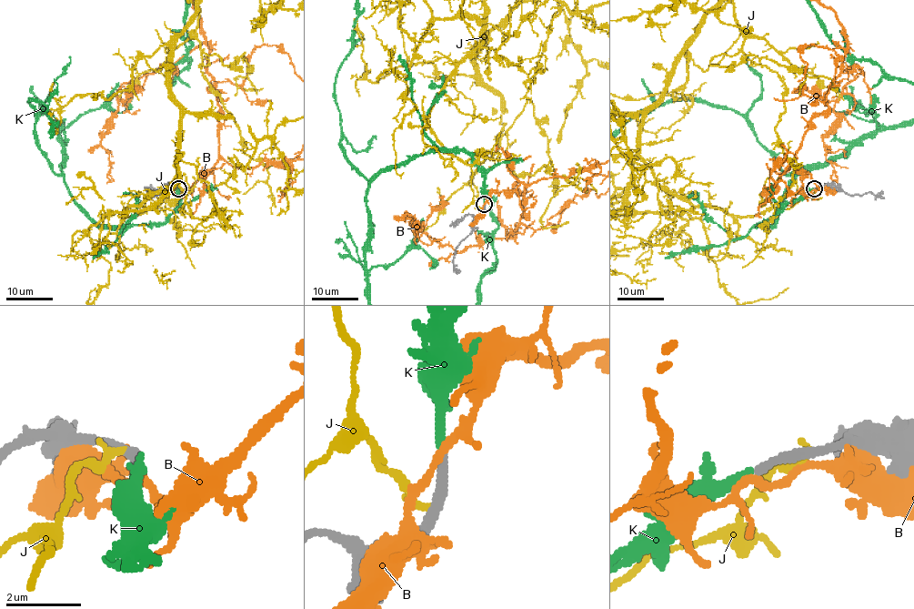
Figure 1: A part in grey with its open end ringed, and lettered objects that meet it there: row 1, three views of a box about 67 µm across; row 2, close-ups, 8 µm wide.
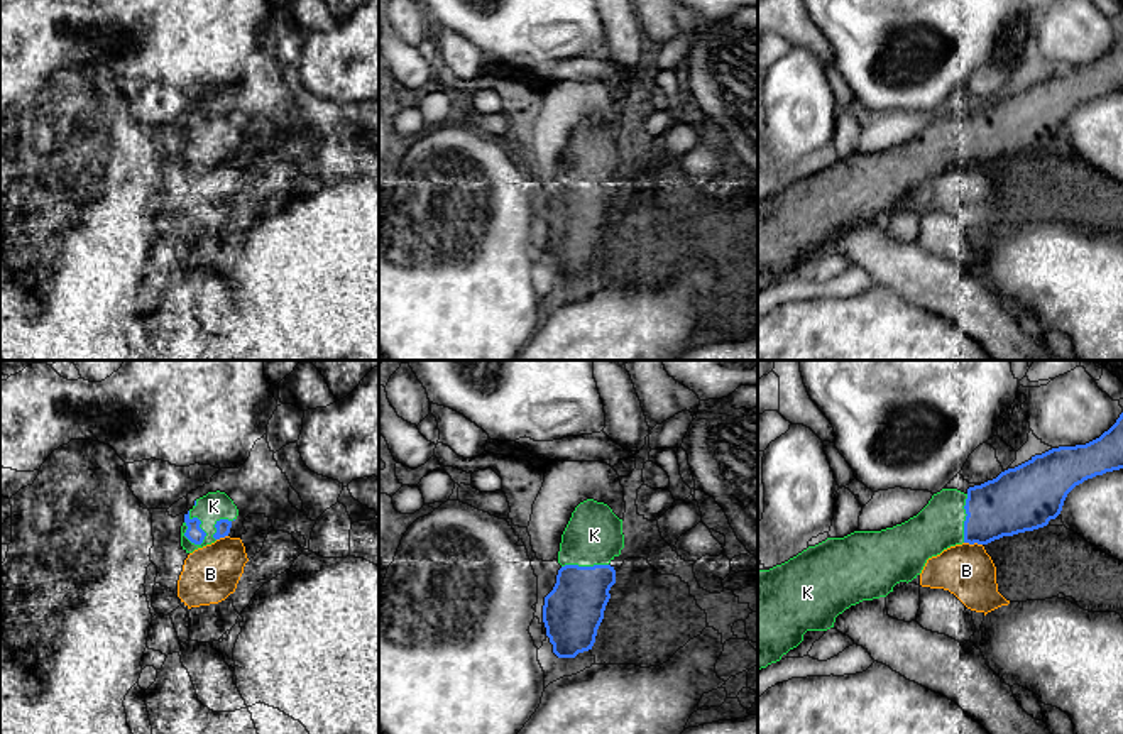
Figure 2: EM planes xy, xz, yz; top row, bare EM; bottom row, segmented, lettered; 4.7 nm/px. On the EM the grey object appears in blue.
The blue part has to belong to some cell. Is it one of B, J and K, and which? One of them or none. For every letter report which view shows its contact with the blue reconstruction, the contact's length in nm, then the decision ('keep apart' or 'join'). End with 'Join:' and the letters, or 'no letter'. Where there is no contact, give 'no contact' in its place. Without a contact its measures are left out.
B: contact in yz; length 90 nm; keep apart
J: no contact; keep apart
K: contact in xy; length 180 nm; join
Join: K

